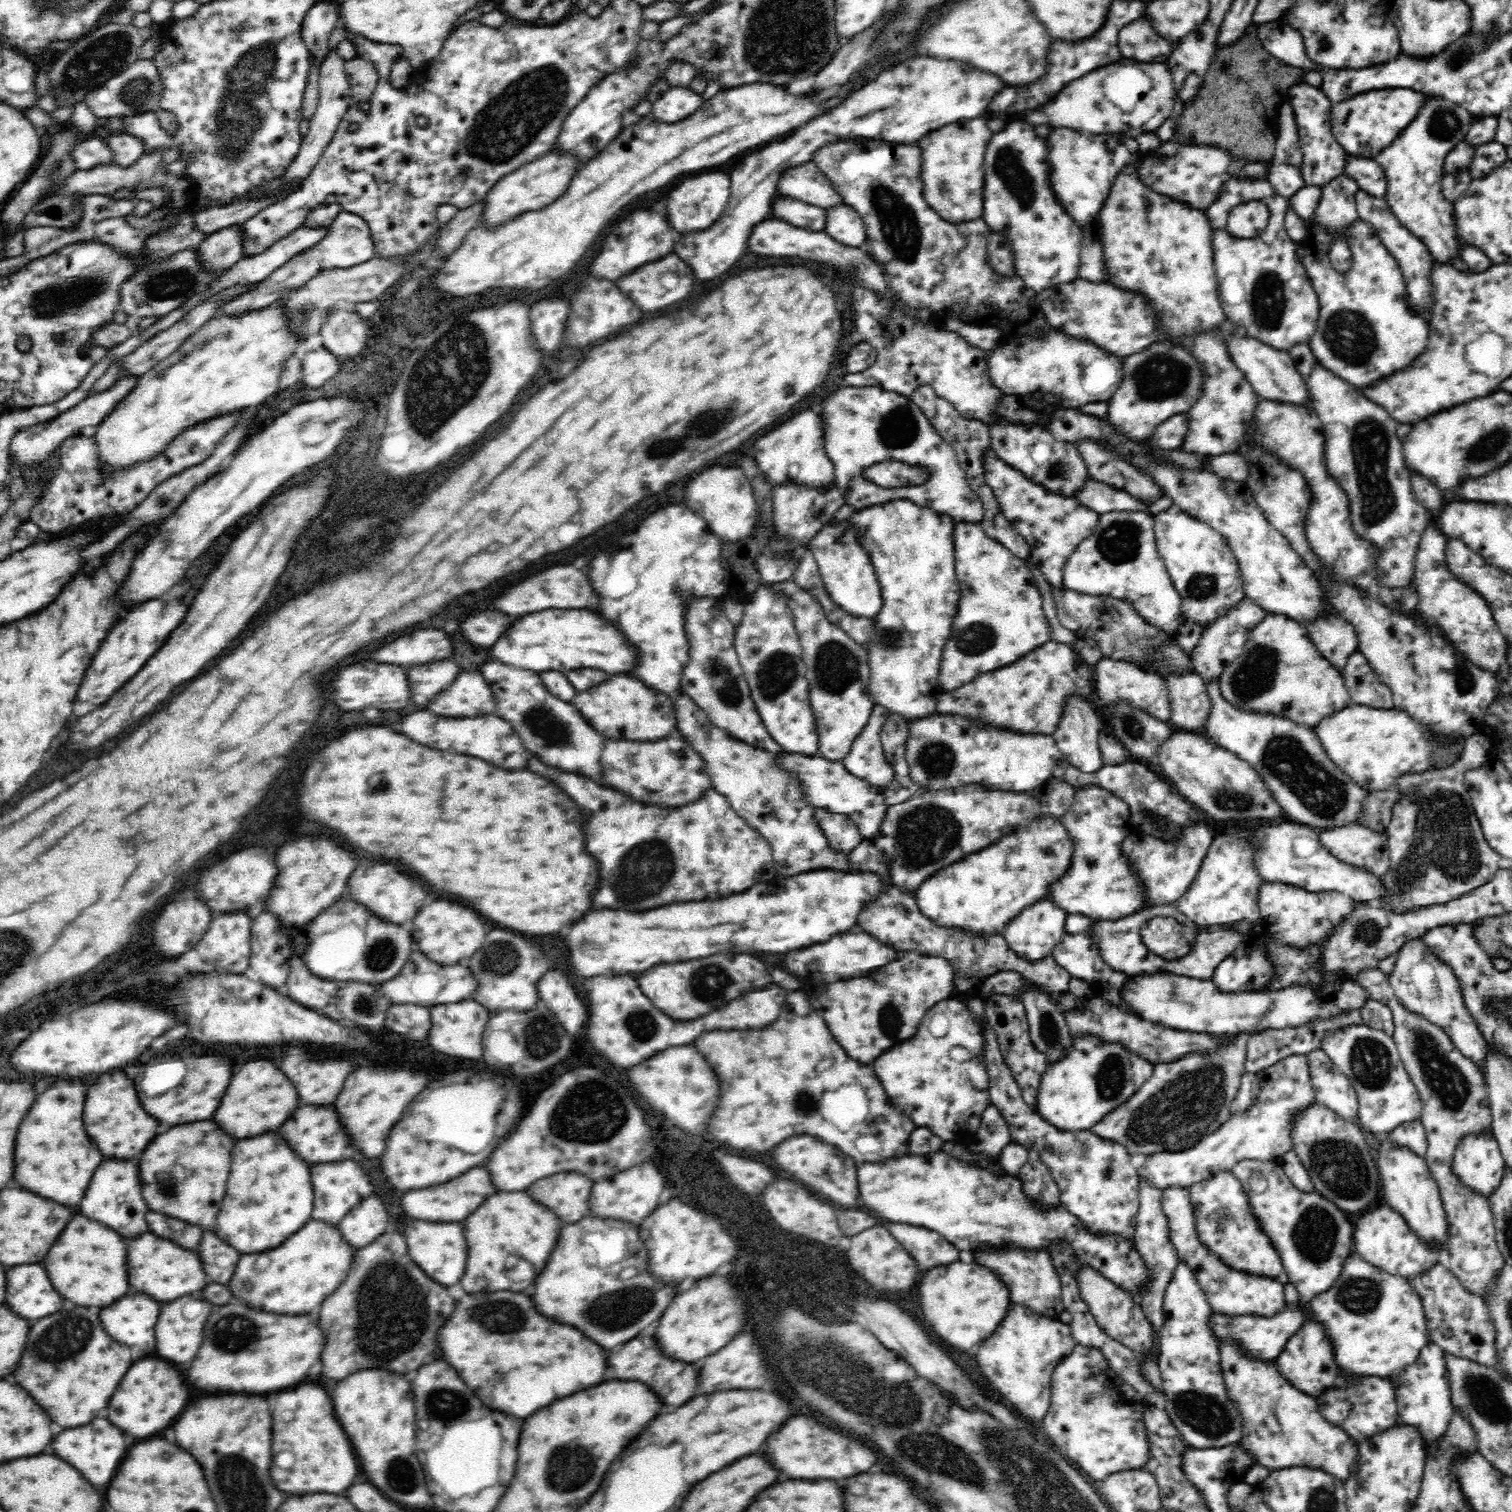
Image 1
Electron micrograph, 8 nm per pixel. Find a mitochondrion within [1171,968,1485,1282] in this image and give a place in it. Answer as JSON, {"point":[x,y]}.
{"point":[1446,1081]}

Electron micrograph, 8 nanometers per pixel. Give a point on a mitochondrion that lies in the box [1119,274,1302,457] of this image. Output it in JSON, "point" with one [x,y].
{"point":[1158,374]}

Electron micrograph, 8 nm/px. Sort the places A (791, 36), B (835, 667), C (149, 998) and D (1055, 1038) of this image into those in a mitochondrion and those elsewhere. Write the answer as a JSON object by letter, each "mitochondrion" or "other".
{"A":"mitochondrion","B":"mitochondrion","C":"other","D":"mitochondrion"}

